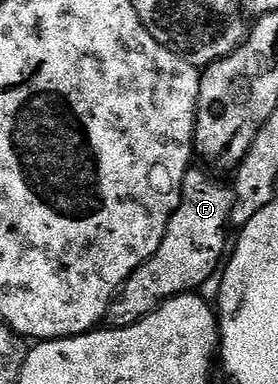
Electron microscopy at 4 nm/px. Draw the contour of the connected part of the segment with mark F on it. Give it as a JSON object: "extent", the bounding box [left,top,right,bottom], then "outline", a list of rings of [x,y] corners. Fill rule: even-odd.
{"extent":[106,168,234,328],"outline":[[[189,168],[184,176],[180,188],[180,206],[166,227],[162,243],[158,243],[158,251],[154,251],[149,261],[142,263],[142,267],[130,274],[122,286],[122,295],[117,296],[108,306],[106,321],[111,328],[130,327],[165,305],[171,297],[203,290],[203,285],[212,276],[217,276],[230,249],[228,229],[232,225],[234,193],[218,178],[211,177],[216,175],[207,168],[196,168]]]}

